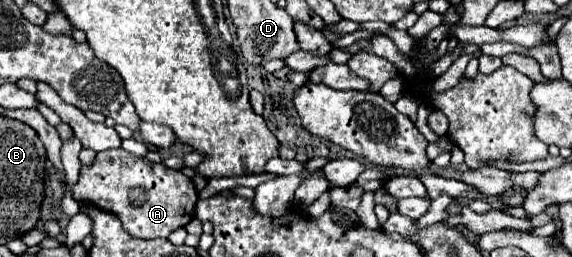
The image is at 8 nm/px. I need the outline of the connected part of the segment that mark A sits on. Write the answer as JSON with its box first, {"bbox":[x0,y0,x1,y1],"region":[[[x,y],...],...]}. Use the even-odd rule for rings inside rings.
{"bbox":[73,149,197,239],"region":[[[109,149],[97,153],[93,165],[81,167],[79,181],[73,185],[73,199],[77,203],[87,201],[101,211],[117,215],[125,231],[135,237],[155,239],[169,237],[171,231],[185,227],[195,217],[197,191],[181,171],[133,157],[125,149]]]}

